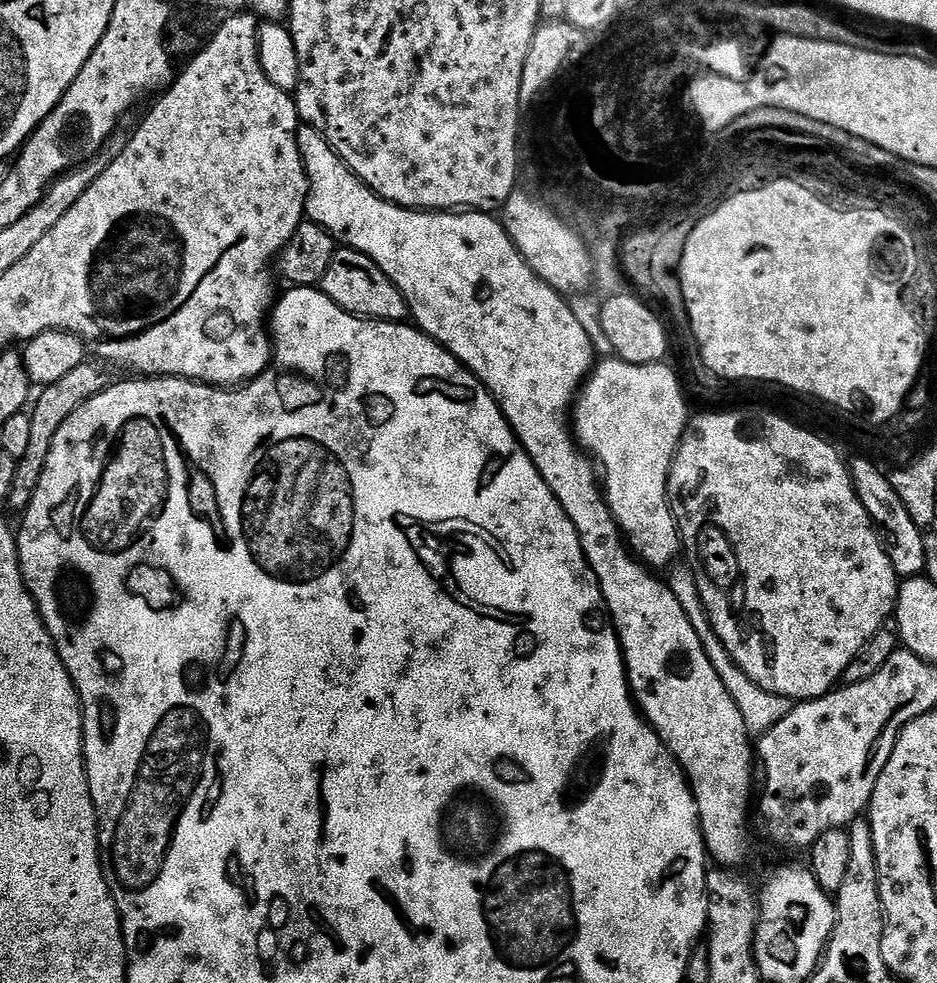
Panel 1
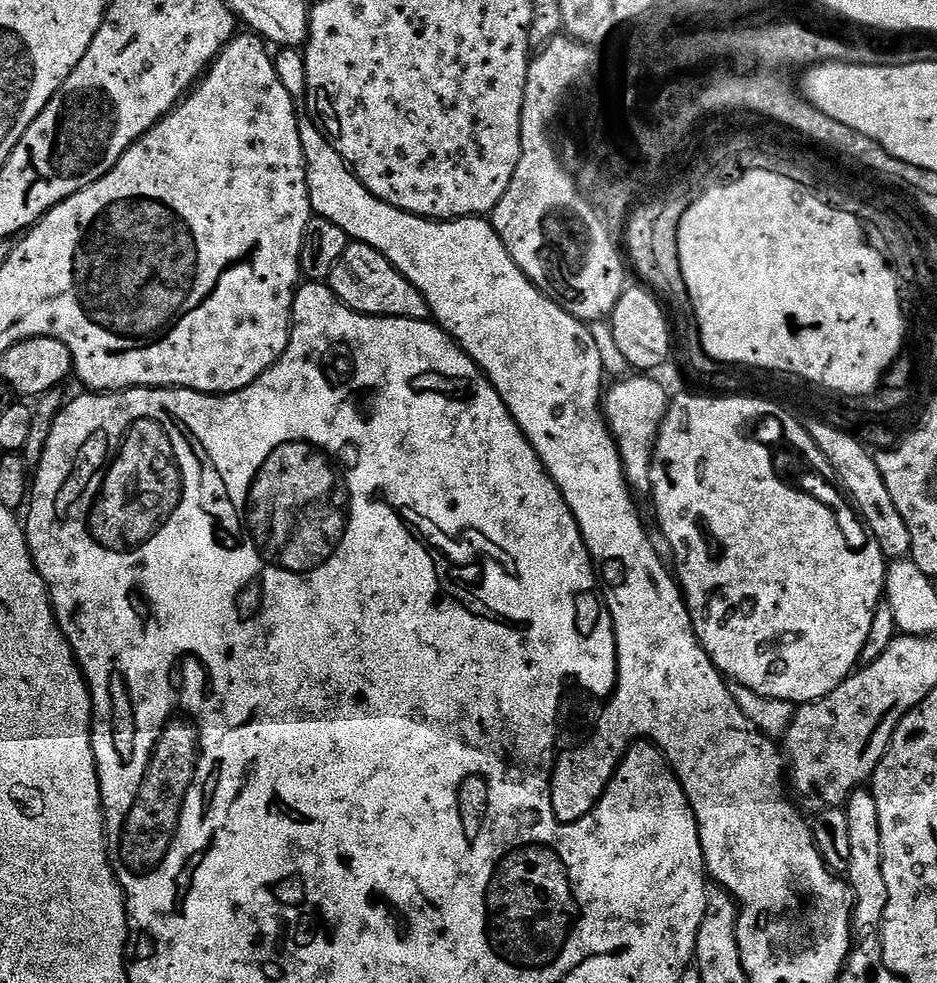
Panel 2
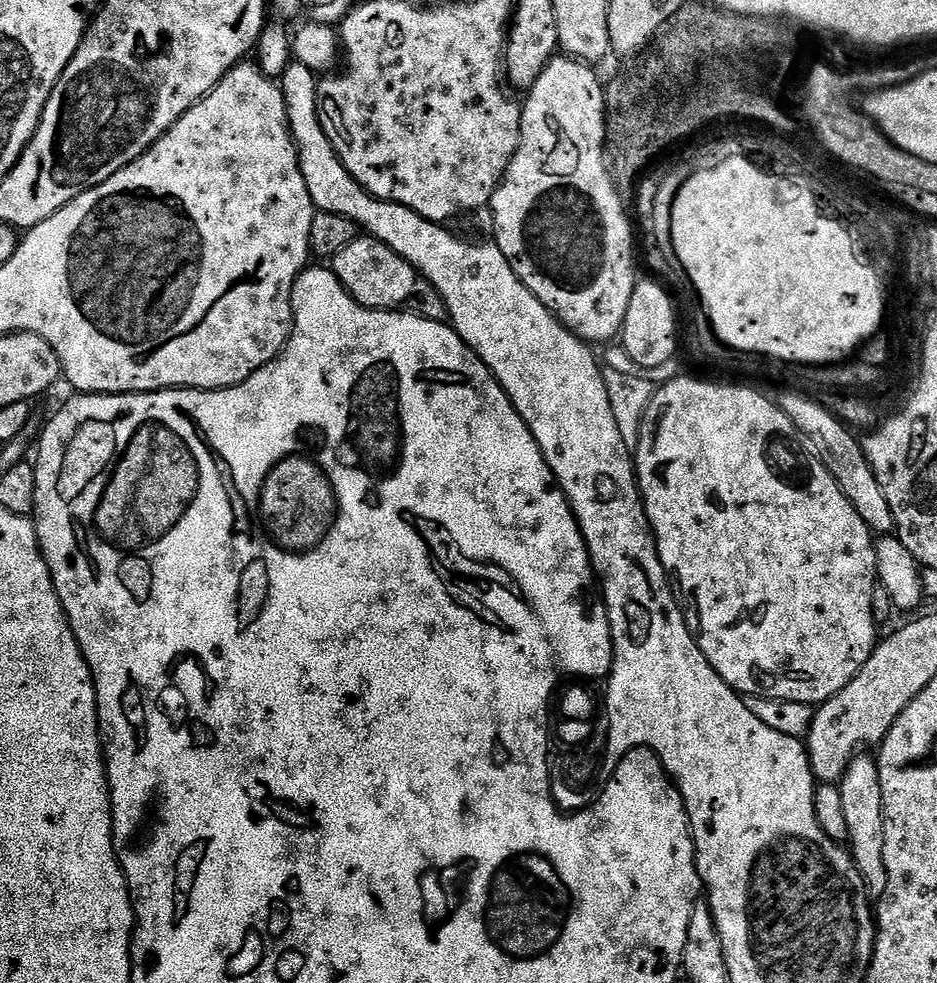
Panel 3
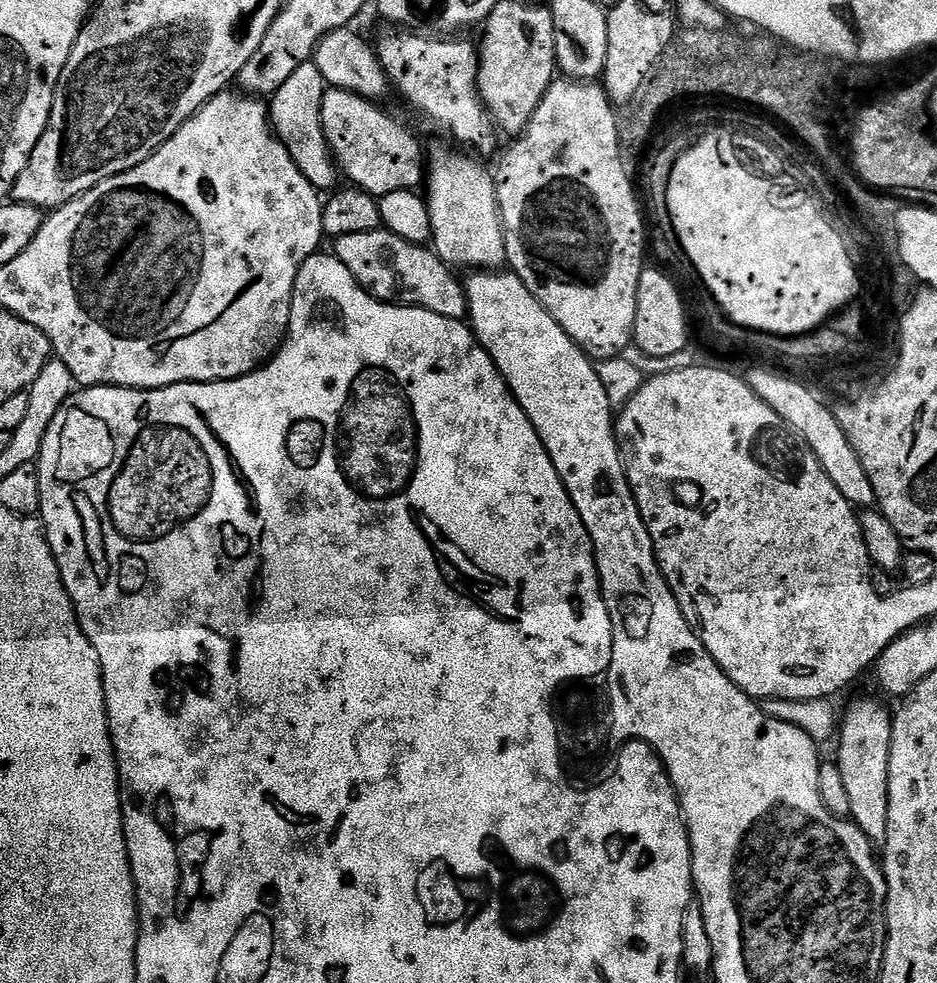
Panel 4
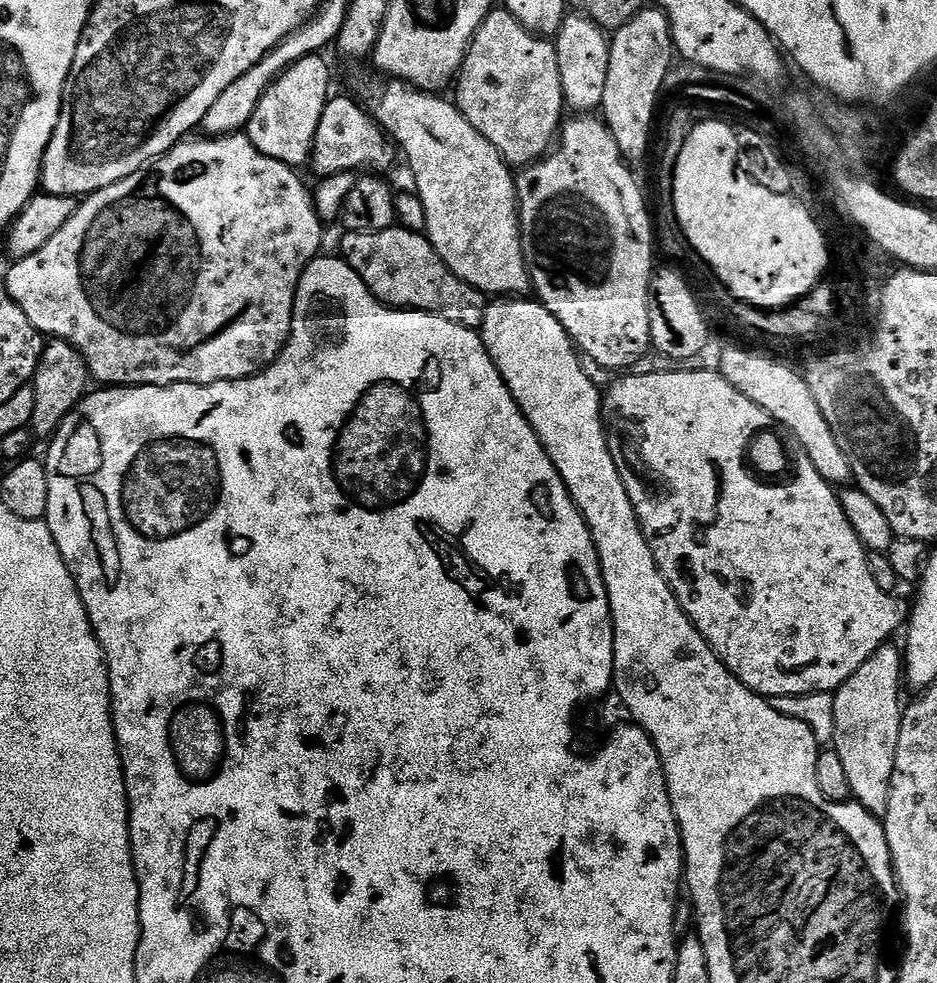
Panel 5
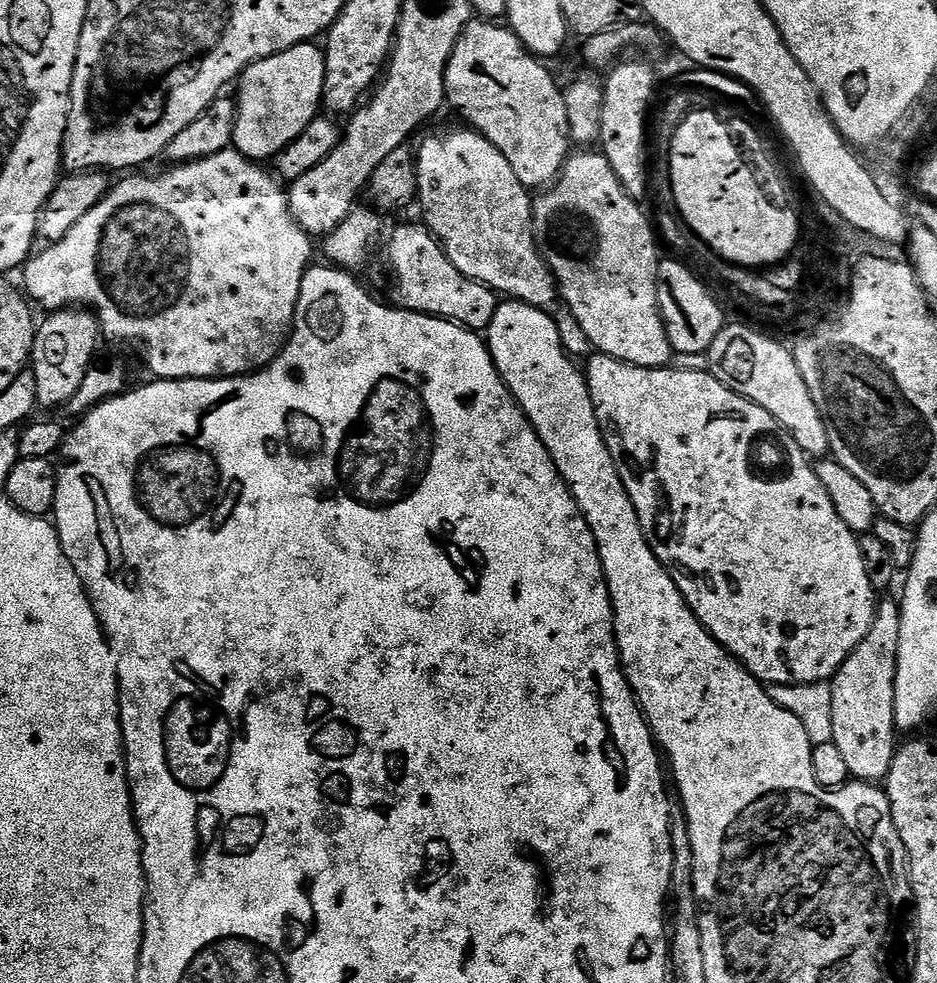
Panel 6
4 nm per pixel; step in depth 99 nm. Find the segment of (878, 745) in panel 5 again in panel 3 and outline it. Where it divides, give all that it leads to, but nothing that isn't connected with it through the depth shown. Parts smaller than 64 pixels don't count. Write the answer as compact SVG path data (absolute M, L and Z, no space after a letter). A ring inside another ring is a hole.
M858 754L848 764L843 780L838 784L848 831L847 847L862 874L868 895L878 898L886 890L886 818L882 806L880 766L868 754Z

